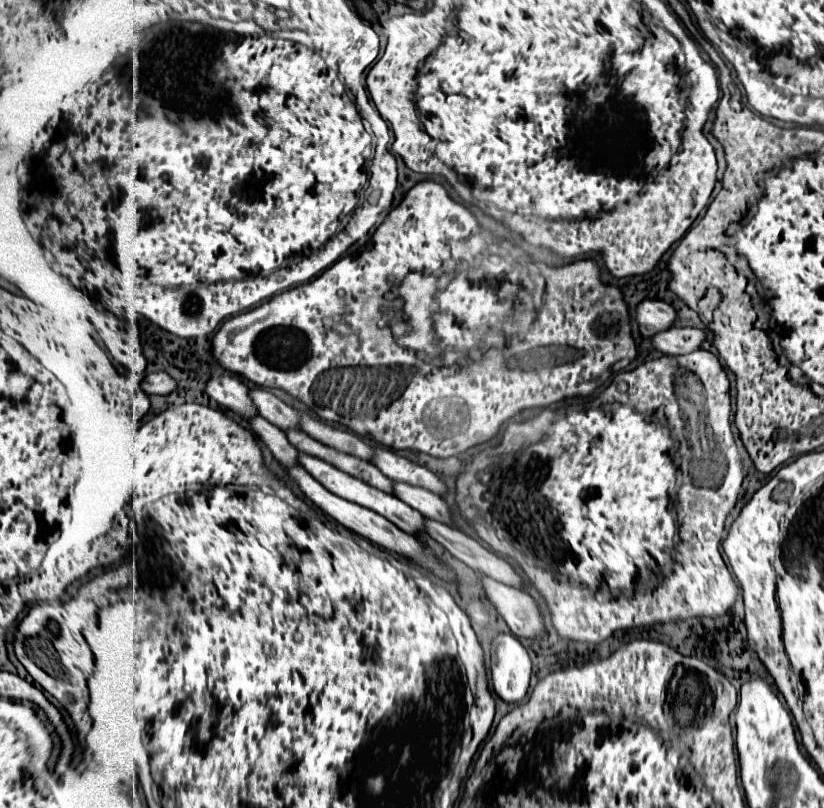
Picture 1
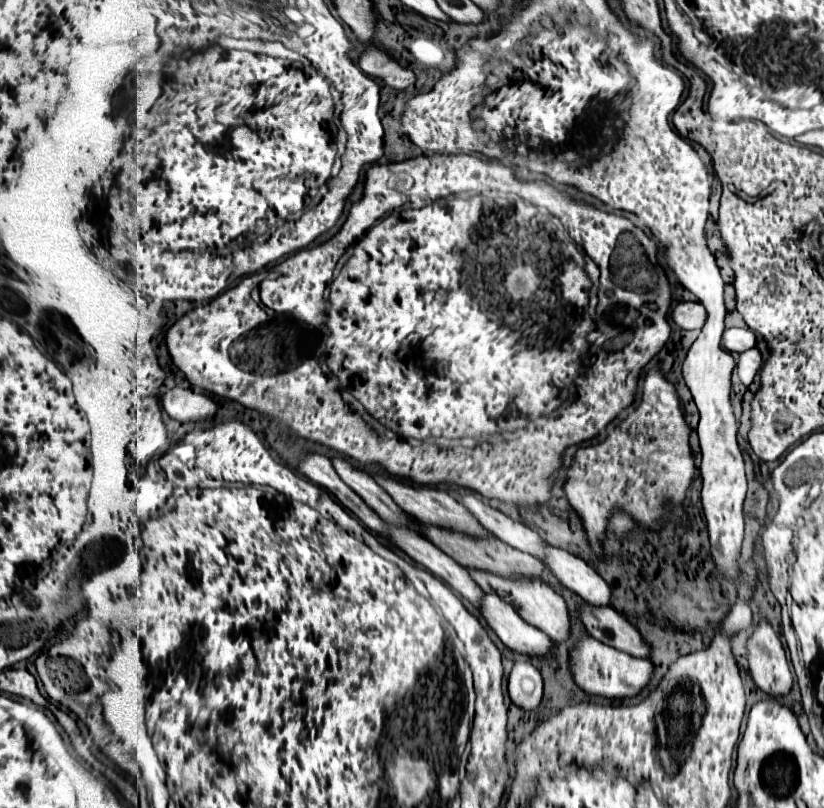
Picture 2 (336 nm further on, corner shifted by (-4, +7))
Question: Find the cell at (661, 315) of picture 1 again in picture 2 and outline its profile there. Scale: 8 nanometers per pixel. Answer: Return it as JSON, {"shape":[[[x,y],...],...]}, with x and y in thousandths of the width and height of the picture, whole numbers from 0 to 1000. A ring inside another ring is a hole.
{"shape":[[[825,374],[816,384],[816,396],[828,408],[850,408],[857,396],[857,384],[850,374]]]}

